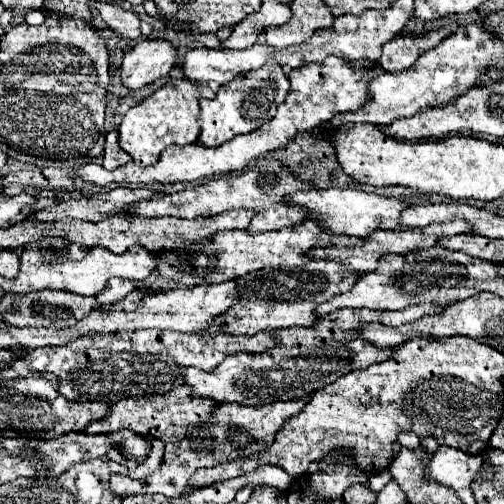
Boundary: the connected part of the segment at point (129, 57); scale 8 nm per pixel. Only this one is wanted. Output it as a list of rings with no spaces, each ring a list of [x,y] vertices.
[[[143,40],[135,44],[123,58],[121,80],[127,88],[143,88],[169,70],[179,60],[179,48],[171,40]]]

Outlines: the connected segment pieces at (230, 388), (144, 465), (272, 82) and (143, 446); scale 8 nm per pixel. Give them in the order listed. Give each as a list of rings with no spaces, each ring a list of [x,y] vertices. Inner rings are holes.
[[[409,306],[399,311],[343,308],[343,310],[333,312],[333,316],[319,318],[309,328],[291,328],[291,330],[277,332],[277,346],[275,346],[277,358],[265,358],[265,356],[259,358],[257,356],[257,360],[261,360],[259,362],[261,366],[255,366],[253,354],[233,354],[225,358],[213,372],[185,368],[185,386],[191,388],[195,398],[213,398],[215,402],[221,402],[221,404],[235,402],[241,406],[263,406],[263,404],[271,404],[279,400],[285,402],[293,398],[303,398],[305,394],[311,394],[319,390],[321,386],[335,382],[349,370],[365,368],[373,362],[381,362],[389,358],[391,348],[377,348],[355,336],[355,330],[359,330],[365,322],[399,327],[407,322],[419,320],[425,314],[435,314],[435,312],[439,312],[437,306]],[[267,360],[271,360],[269,366],[267,366]]]
[[[152,438],[151,449],[147,457],[129,476],[133,479],[143,479],[158,470],[163,463],[165,443],[159,439]]]
[[[275,62],[263,64],[261,70],[251,70],[249,74],[235,76],[233,82],[219,88],[215,100],[205,100],[205,98],[199,100],[201,106],[199,144],[213,148],[237,134],[247,134],[257,130],[257,126],[263,126],[275,116],[277,106],[285,100],[287,94],[289,94],[289,78],[283,72],[283,68],[277,66]]]
[[[121,430],[117,434],[117,442],[119,442],[119,446],[125,448],[123,452],[127,456],[139,456],[139,460],[149,452],[149,442],[145,442],[139,434],[133,434],[127,430]]]

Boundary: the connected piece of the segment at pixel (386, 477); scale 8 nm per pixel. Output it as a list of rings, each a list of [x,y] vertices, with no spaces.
[[[385,470],[385,472],[381,472],[381,474],[371,476],[371,478],[369,478],[369,486],[371,486],[371,490],[381,492],[381,490],[383,490],[383,486],[385,486],[389,480],[391,480],[391,474]]]

